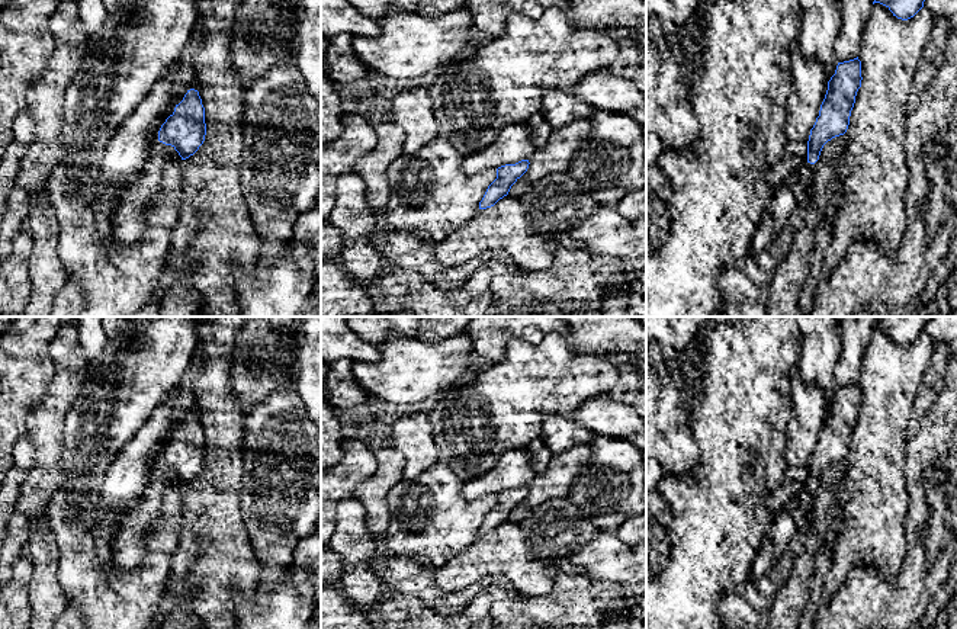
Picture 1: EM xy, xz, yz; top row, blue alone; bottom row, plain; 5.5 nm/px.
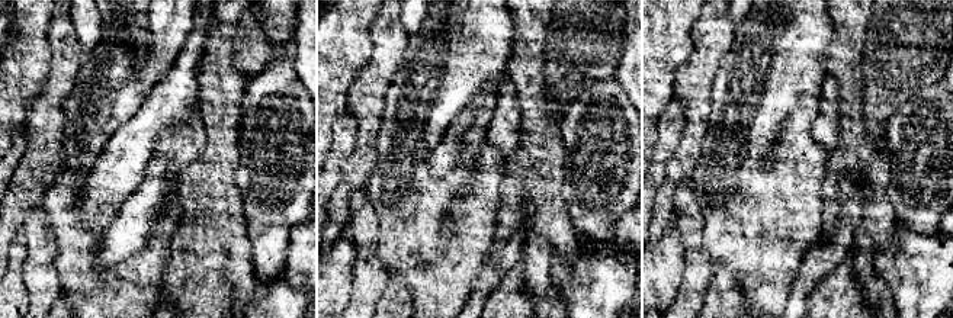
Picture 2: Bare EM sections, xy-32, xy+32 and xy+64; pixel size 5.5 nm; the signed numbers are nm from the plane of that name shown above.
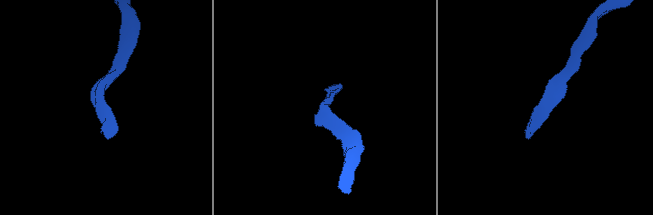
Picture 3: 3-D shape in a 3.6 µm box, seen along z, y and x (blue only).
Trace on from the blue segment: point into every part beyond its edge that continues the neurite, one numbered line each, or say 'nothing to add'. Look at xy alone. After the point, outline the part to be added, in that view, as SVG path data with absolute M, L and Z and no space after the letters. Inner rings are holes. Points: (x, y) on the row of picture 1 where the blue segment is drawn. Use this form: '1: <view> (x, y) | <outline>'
1: xy (129, 222) | M158 141L152 144L144 174L132 184L122 199L113 219L113 245L118 250L138 243L147 228L147 212L151 198L160 192L163 180L163 167L168 155L166 144Z

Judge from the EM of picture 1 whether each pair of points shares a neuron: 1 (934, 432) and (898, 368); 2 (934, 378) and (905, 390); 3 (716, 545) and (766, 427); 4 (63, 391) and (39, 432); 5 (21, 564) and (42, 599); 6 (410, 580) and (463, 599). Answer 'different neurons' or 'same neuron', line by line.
1: different neurons
2: different neurons
3: same neuron
4: same neuron
5: different neurons
6: same neuron

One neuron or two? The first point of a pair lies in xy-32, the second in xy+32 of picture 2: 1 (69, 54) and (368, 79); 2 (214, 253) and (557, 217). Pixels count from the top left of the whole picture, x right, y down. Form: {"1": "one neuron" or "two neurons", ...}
{"1": "one neuron", "2": "one neuron"}

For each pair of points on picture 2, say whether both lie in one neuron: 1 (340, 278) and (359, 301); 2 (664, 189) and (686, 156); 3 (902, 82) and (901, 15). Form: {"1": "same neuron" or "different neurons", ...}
{"1": "different neurons", "2": "same neuron", "3": "same neuron"}

